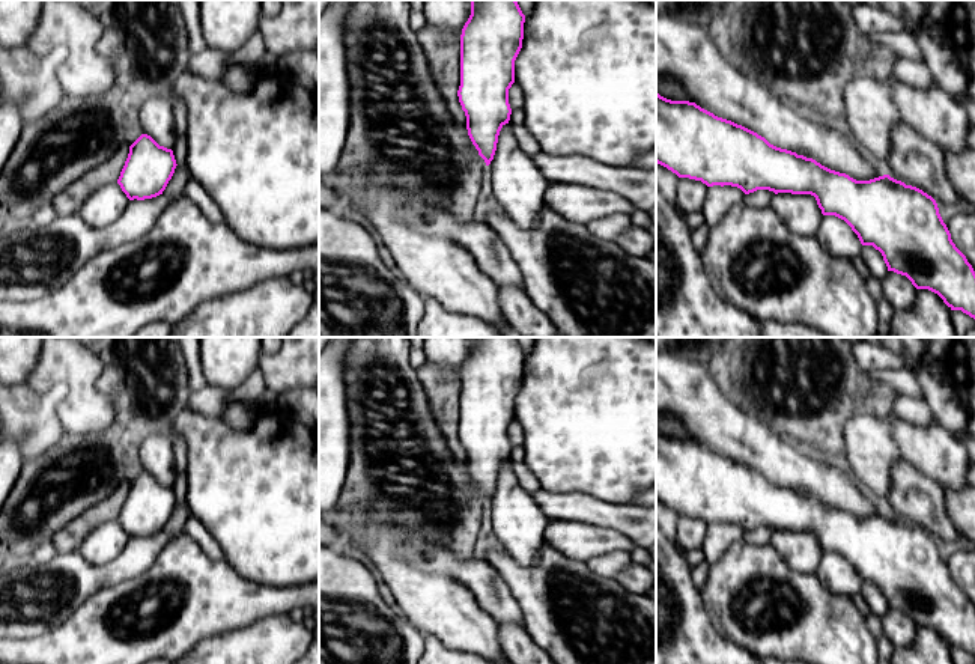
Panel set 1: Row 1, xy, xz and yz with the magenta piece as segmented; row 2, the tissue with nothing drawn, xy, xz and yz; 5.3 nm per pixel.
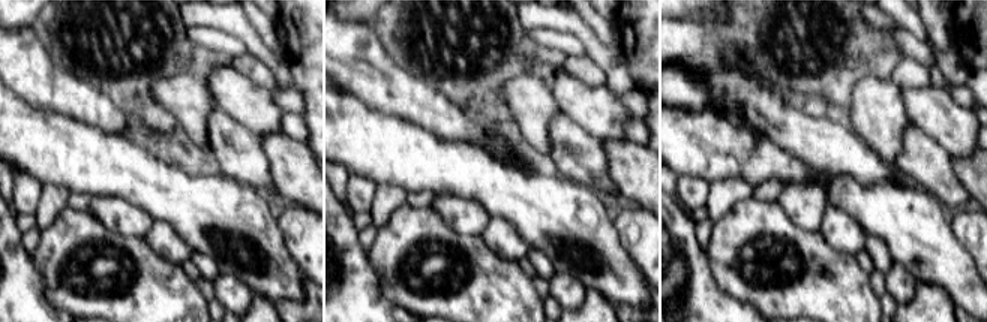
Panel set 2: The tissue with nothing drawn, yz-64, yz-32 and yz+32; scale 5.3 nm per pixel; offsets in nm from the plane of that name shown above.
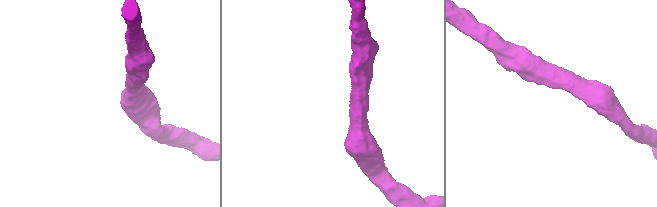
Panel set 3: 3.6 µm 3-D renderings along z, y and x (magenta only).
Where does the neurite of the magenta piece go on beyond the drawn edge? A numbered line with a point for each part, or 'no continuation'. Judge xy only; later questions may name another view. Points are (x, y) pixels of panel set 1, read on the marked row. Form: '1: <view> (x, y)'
1: xy (155, 116)

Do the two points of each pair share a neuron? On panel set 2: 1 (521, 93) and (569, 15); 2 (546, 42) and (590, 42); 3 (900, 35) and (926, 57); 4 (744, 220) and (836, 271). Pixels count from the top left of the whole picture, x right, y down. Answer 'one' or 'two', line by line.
1: two
2: two
3: one
4: one

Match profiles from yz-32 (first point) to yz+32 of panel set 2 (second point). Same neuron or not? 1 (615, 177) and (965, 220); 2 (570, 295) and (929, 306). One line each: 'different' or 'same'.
1: different
2: different

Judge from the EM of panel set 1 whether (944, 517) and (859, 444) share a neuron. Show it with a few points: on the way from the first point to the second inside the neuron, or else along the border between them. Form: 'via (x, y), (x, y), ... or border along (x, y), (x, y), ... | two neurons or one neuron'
via (923, 496), (880, 453) | one neuron

